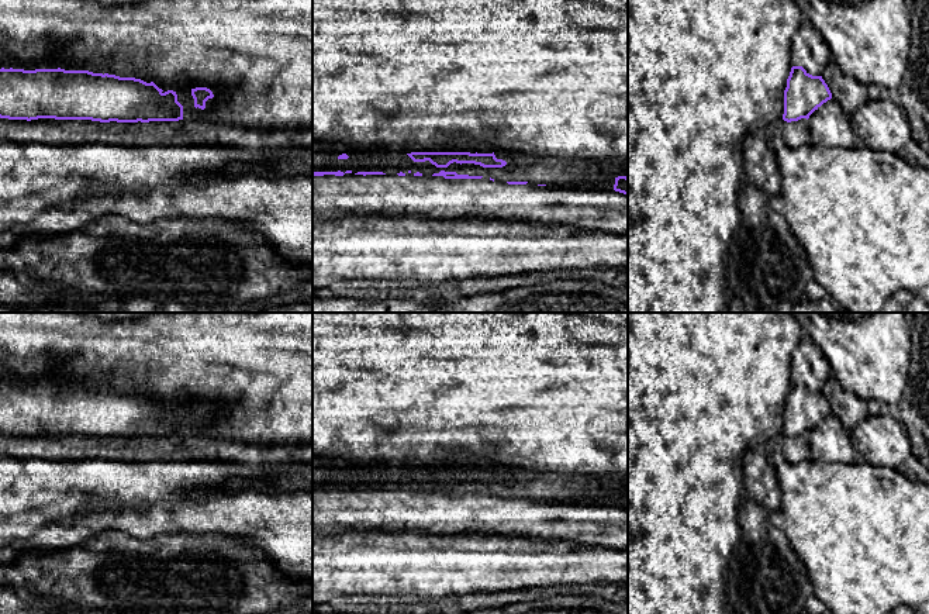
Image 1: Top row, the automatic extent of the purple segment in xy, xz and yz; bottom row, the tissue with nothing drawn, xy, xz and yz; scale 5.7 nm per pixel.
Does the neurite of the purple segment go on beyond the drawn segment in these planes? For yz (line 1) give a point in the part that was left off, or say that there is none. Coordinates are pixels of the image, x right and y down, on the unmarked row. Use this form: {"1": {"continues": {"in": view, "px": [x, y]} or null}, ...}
{"1": {"continues": null}}

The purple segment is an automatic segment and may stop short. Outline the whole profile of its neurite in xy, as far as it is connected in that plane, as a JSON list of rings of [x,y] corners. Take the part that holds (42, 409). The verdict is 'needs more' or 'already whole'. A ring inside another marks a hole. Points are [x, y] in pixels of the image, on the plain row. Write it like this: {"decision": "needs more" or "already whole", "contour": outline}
{"decision": "already whole", "contour": [[[0,384],[0,434],[8,435],[91,435],[100,438],[149,438],[183,435],[183,421],[173,406],[163,407],[153,397],[146,399],[135,393],[120,393],[108,389],[65,384]]]}

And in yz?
{"decision": "already whole", "contour": [[[792,382],[784,406],[784,430],[787,438],[809,434],[832,408],[822,391],[809,390],[802,382]]]}

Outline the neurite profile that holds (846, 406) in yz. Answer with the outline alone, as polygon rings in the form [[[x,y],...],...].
[[[830,373],[825,382],[822,394],[828,400],[832,414],[836,415],[849,431],[868,417],[867,401],[845,390],[833,373]]]

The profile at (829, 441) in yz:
[[[830,414],[818,422],[808,434],[811,459],[829,463],[857,462],[850,431]]]

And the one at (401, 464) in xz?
[[[462,458],[446,460],[418,460],[418,459],[396,459],[388,462],[391,466],[398,469],[411,468],[470,468],[470,469],[493,469],[495,465],[486,460],[464,460]]]

